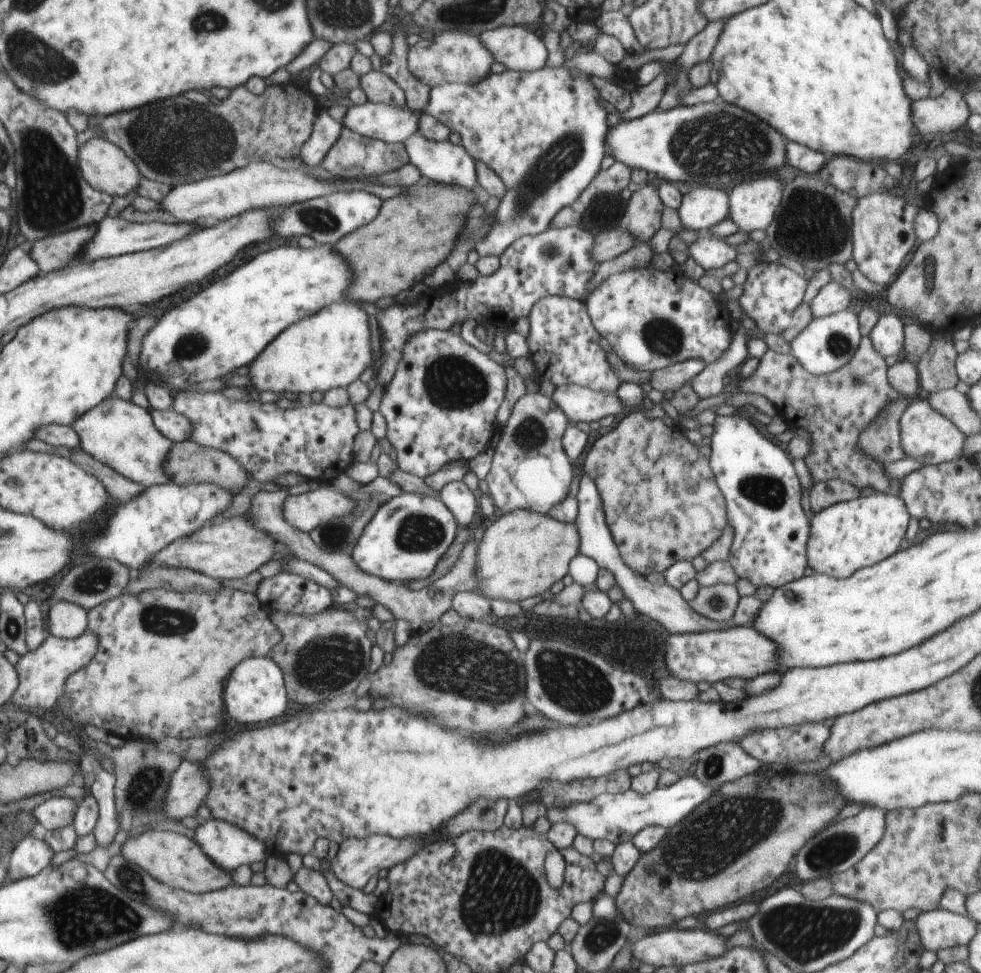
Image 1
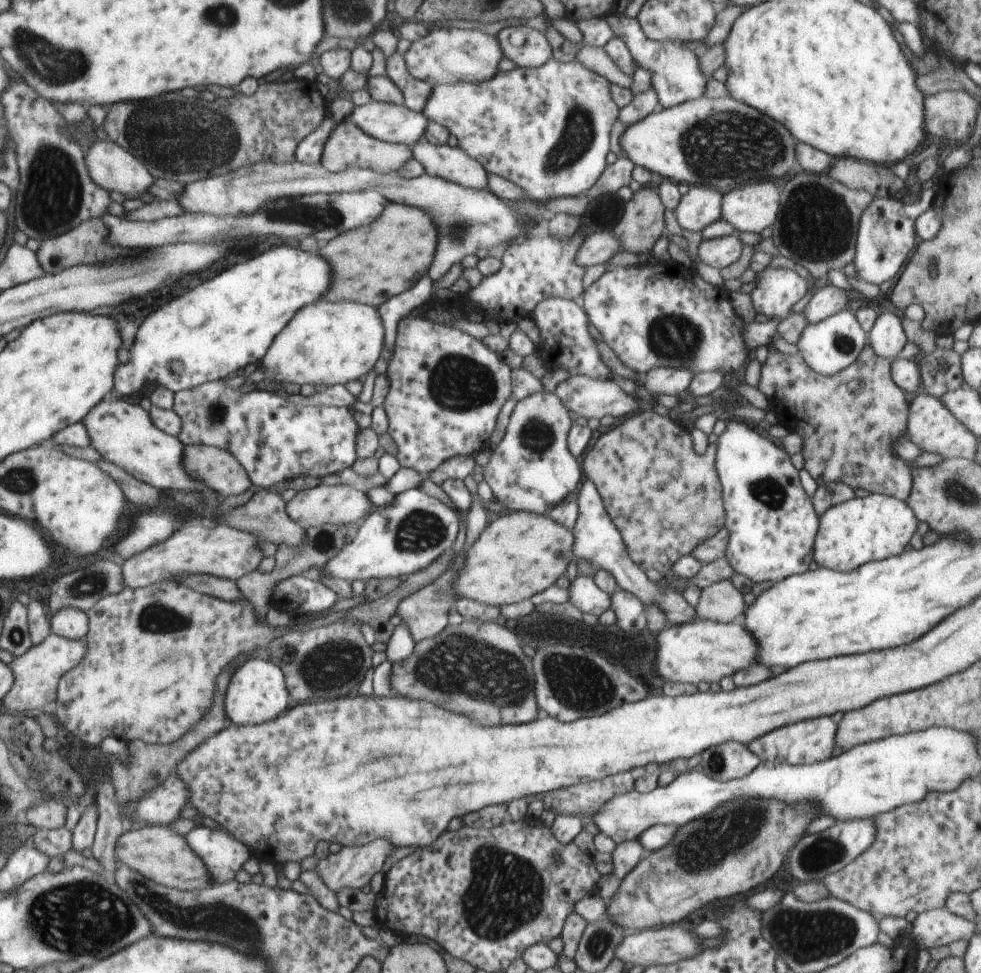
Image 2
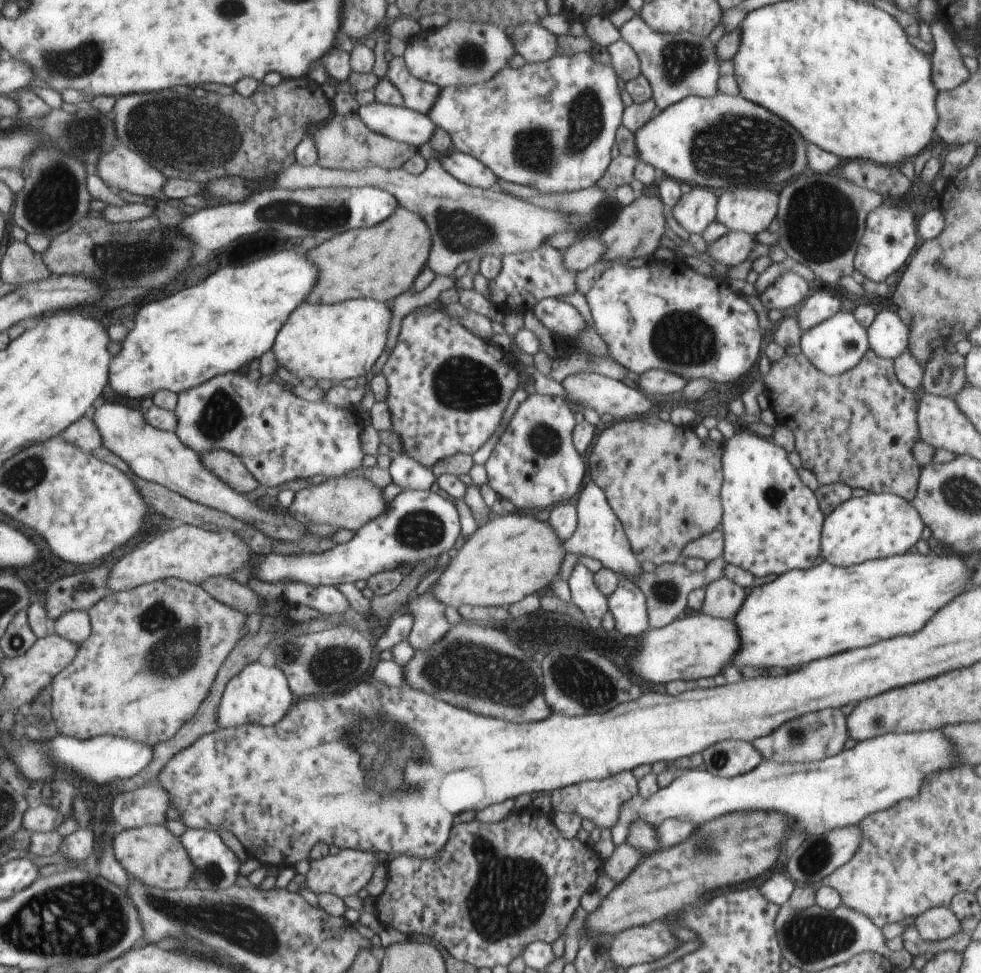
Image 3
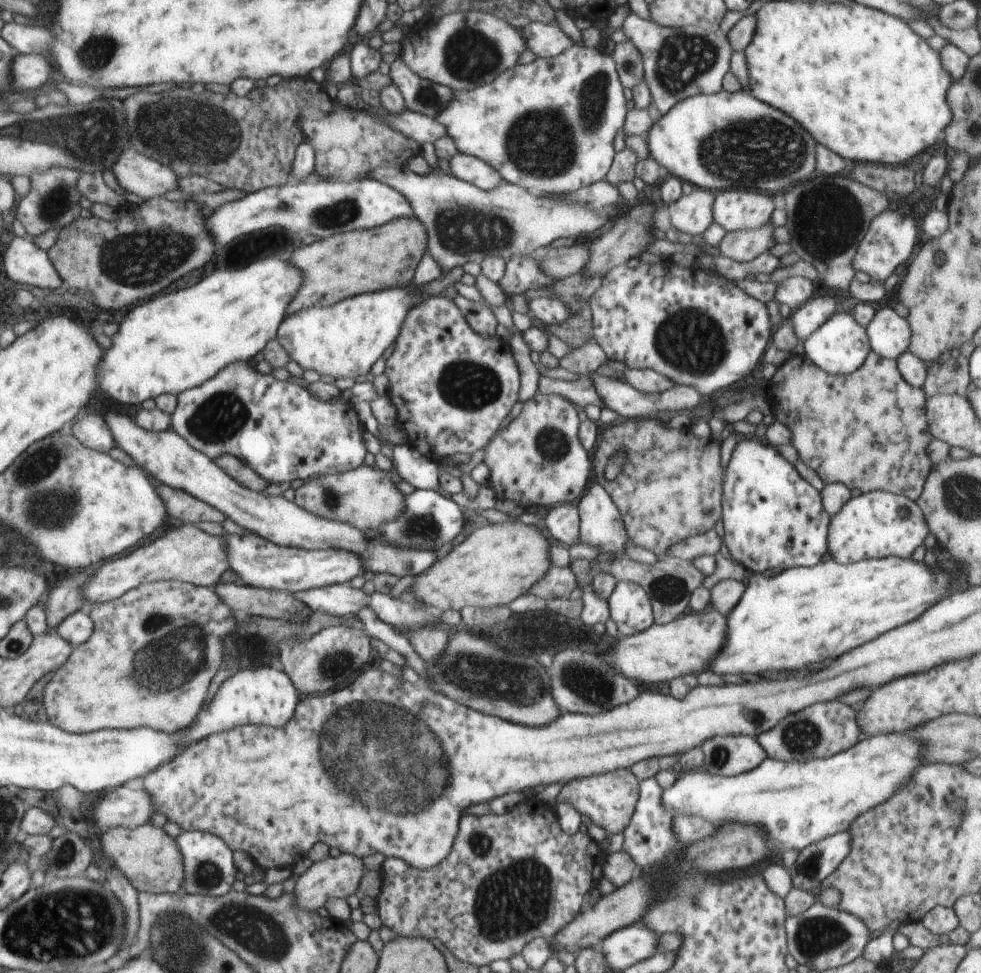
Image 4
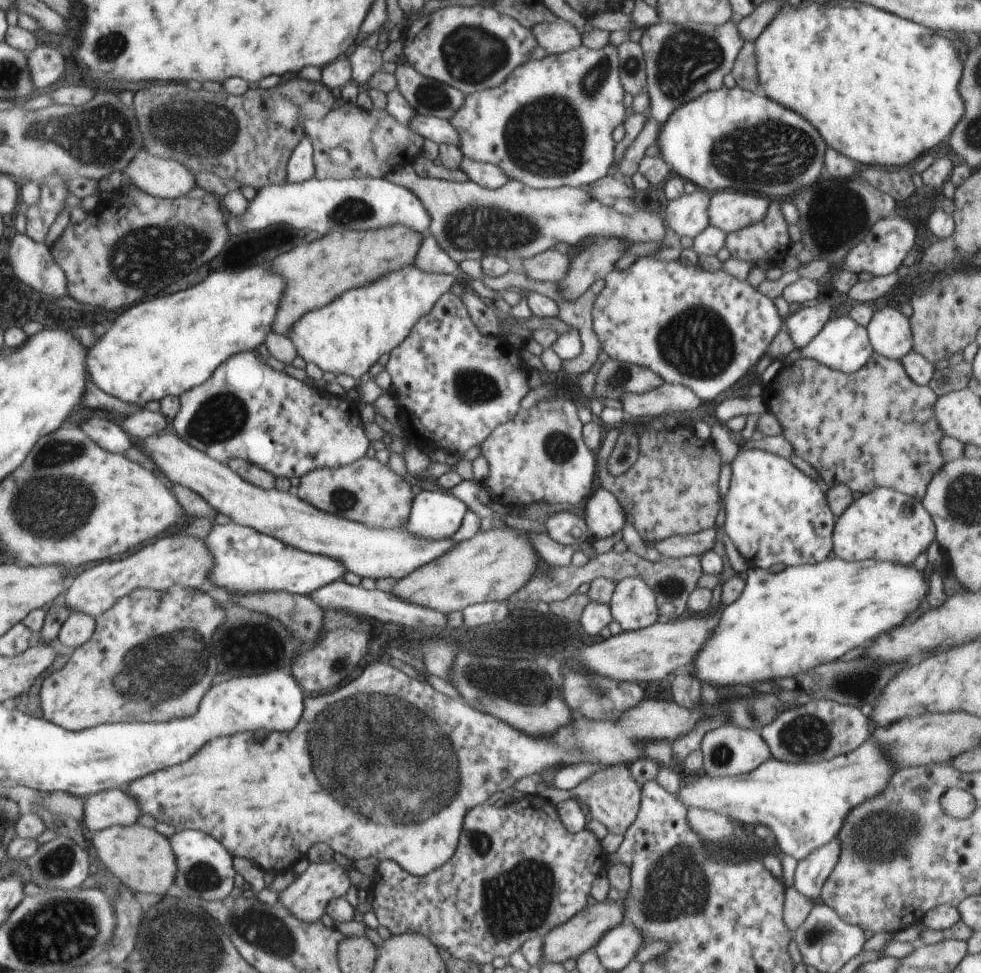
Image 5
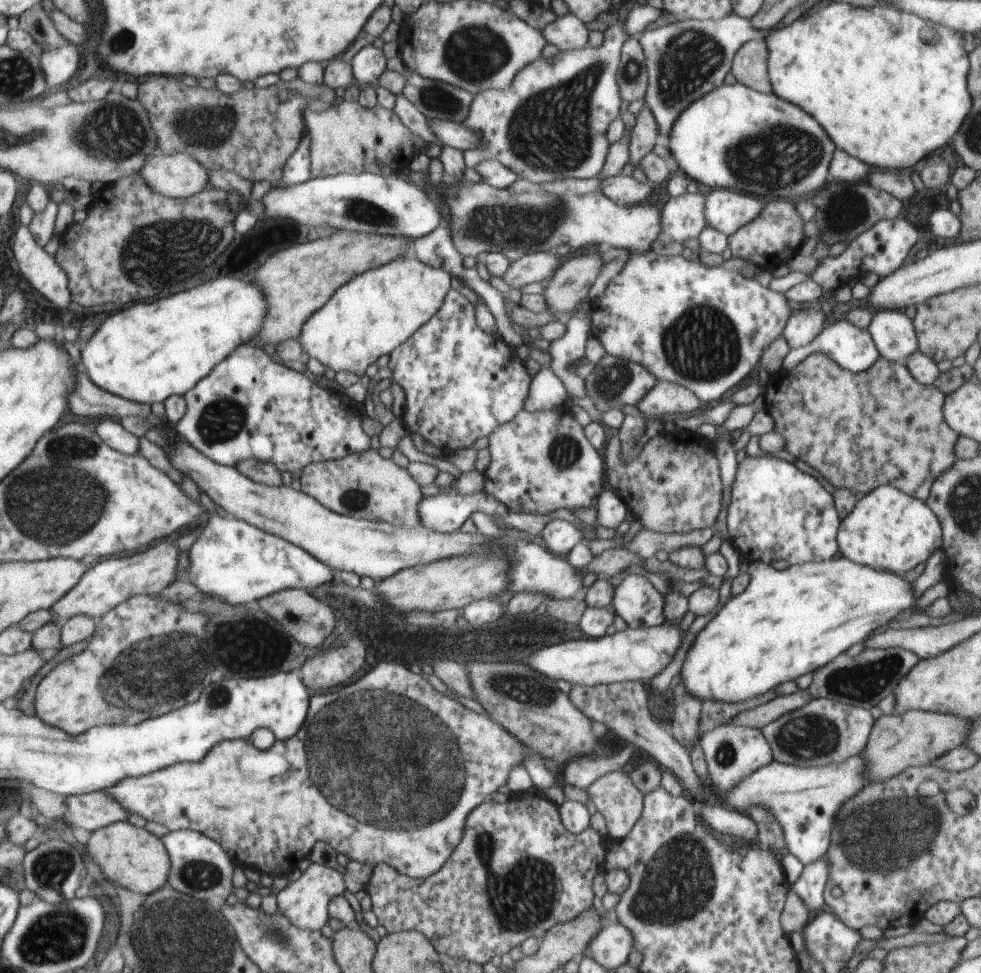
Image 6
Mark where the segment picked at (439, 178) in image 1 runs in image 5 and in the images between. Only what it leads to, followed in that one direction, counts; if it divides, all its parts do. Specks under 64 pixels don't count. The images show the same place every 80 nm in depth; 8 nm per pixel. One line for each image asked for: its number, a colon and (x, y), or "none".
2: (453, 164)
3: (465, 168)
4: (466, 167)
5: (487, 175)

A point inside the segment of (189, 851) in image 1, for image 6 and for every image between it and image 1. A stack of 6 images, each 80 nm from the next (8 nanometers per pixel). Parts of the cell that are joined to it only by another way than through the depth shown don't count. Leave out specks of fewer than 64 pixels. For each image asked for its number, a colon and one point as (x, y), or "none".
2: (158, 853)
3: (151, 853)
4: (151, 860)
5: (142, 859)
6: (130, 856)

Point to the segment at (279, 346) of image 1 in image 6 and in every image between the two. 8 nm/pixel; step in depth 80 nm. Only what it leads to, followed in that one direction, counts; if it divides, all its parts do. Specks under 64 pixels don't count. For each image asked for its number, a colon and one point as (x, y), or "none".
2: (331, 343)
3: (342, 341)
4: (342, 340)
5: (346, 337)
6: (375, 312)

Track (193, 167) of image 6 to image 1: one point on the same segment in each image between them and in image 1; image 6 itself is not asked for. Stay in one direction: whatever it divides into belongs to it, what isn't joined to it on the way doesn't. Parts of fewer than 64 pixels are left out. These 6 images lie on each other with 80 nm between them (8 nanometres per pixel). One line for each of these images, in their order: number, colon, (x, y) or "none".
1: (105, 166)
2: (111, 167)
3: (121, 168)
4: (134, 172)
5: (165, 178)

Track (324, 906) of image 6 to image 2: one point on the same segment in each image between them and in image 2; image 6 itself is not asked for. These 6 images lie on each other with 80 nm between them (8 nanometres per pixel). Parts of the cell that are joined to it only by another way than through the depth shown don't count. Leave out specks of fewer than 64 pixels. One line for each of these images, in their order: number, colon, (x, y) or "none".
2: (353, 867)
3: (346, 873)
4: (336, 876)
5: (307, 897)

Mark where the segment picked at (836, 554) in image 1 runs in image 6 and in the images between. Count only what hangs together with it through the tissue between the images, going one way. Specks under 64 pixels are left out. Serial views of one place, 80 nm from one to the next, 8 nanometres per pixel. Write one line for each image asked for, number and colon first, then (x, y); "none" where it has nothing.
2: (851, 534)
3: (878, 525)
4: (877, 524)
5: (884, 525)
6: (888, 530)

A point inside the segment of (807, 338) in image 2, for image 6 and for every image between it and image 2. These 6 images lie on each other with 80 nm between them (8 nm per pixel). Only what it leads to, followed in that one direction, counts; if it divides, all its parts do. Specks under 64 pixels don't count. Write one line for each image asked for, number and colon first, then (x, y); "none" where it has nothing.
3: (837, 344)
4: (840, 346)
5: (843, 345)
6: (852, 348)

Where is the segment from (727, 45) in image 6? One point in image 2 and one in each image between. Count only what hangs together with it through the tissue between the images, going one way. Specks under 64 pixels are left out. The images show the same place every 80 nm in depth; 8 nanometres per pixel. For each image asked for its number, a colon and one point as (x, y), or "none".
2: (675, 75)
3: (678, 65)
4: (678, 63)
5: (682, 61)

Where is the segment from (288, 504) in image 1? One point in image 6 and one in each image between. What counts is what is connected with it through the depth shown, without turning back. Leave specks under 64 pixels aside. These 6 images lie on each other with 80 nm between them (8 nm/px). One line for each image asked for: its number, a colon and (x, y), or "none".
2: (340, 505)
3: (347, 503)
4: (364, 497)
5: (365, 491)
6: (366, 486)

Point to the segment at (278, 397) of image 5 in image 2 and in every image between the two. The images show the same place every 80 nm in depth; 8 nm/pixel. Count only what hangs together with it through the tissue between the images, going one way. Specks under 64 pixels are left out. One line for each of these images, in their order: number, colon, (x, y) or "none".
2: (275, 440)
3: (279, 437)
4: (282, 433)

